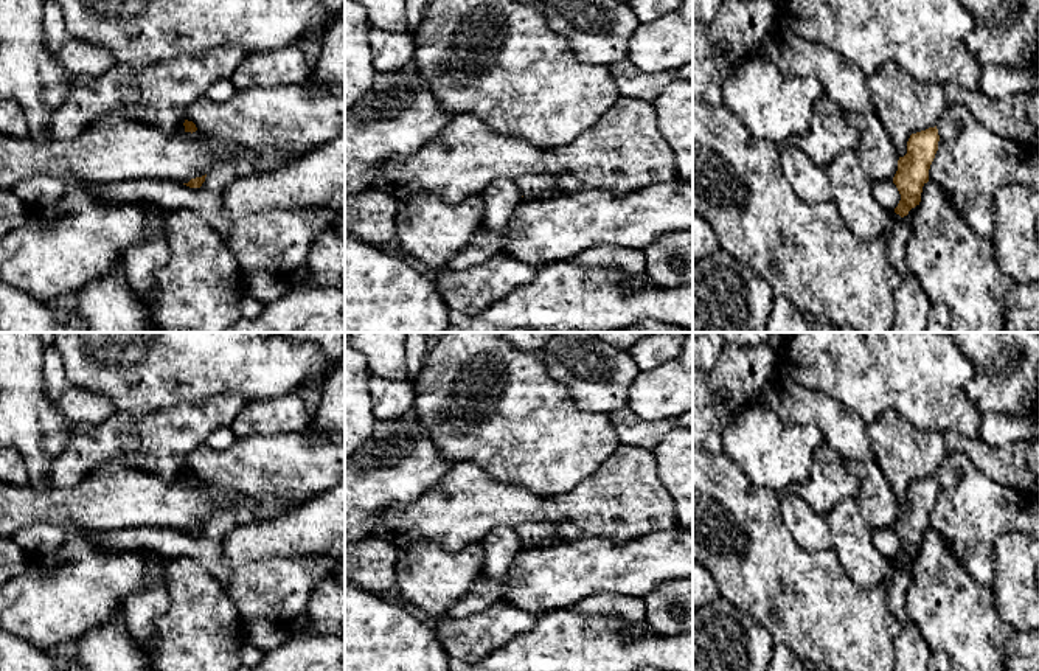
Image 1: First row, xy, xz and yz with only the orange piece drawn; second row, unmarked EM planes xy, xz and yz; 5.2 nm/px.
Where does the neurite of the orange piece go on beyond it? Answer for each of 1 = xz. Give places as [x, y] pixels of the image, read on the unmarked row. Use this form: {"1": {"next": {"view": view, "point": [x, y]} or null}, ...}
{"1": {"next": null}}

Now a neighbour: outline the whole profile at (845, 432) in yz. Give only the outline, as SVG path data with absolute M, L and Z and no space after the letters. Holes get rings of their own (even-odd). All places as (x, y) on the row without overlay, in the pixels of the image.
M775 373L753 402L766 405L784 422L815 426L822 432L825 444L837 450L843 460L874 458L868 443L867 422L820 391Z

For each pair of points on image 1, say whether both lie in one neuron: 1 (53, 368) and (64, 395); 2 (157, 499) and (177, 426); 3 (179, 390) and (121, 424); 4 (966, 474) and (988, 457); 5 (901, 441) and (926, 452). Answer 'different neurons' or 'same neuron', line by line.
1: same neuron
2: different neurons
3: different neurons
4: different neurons
5: same neuron

